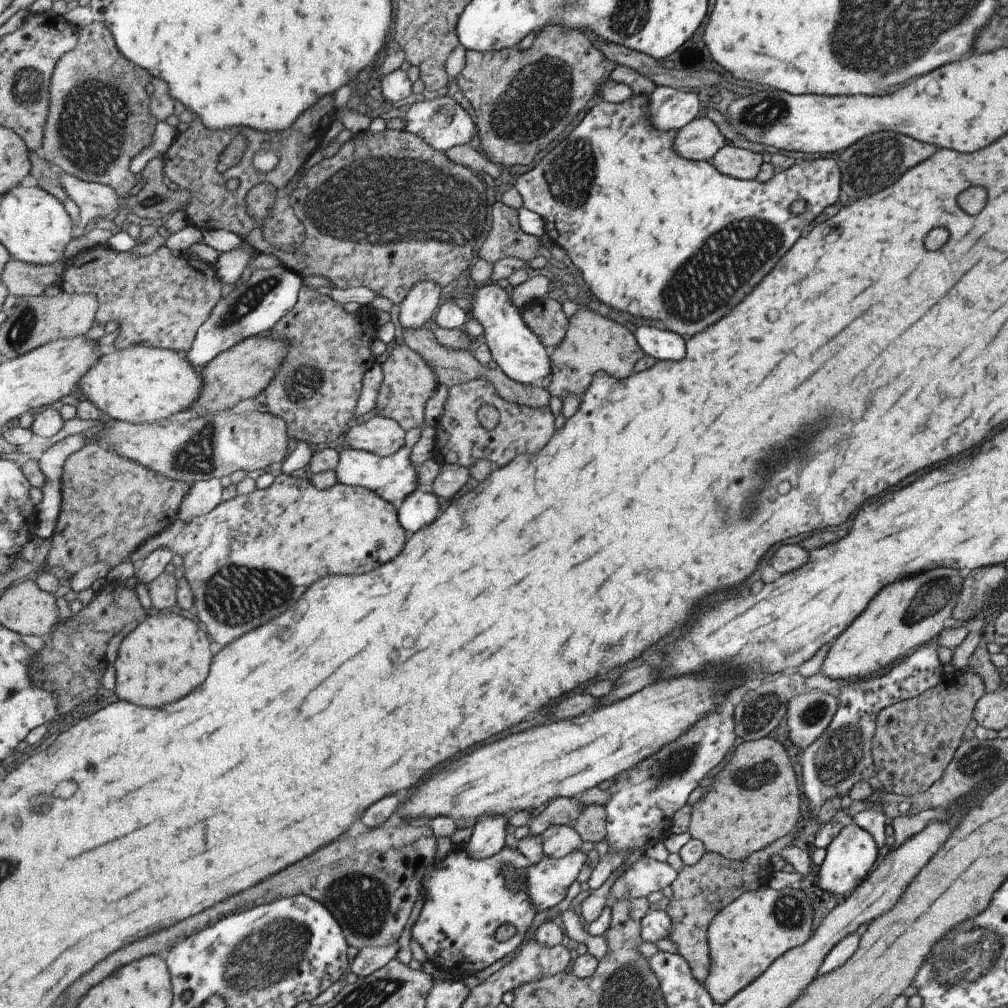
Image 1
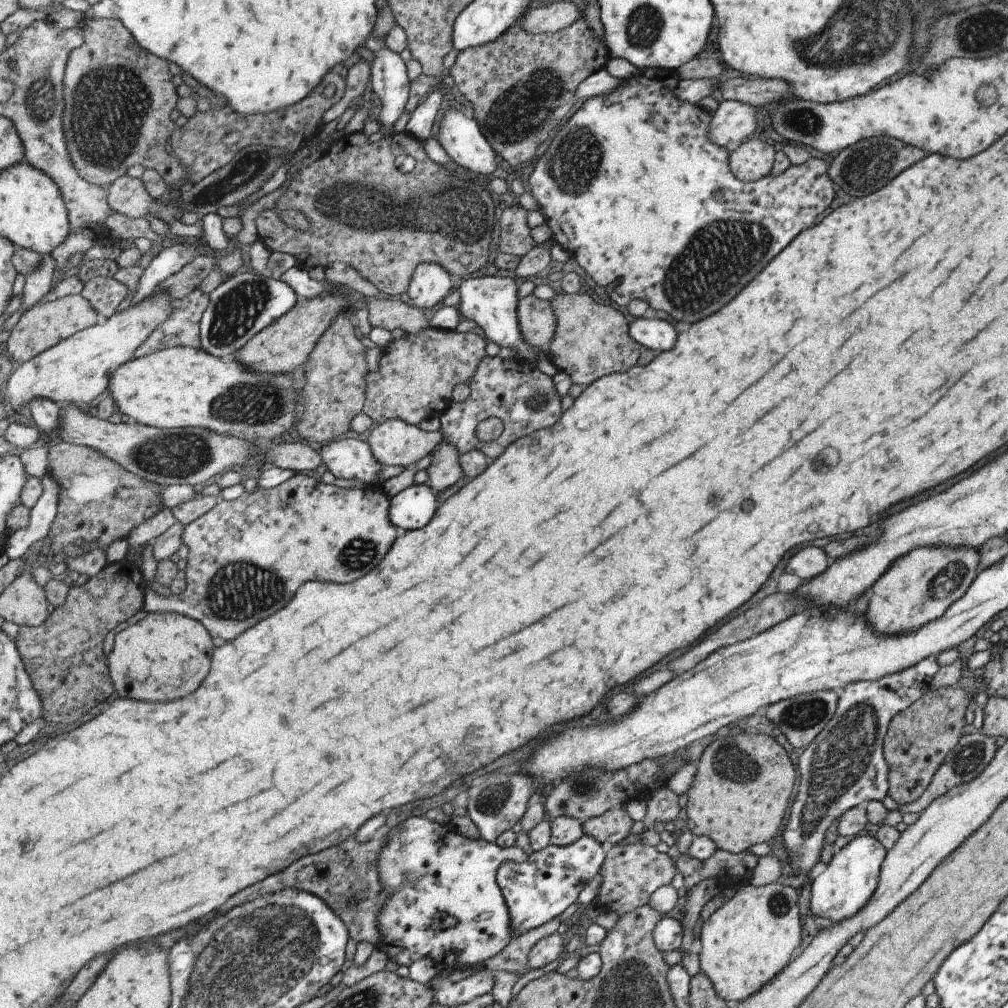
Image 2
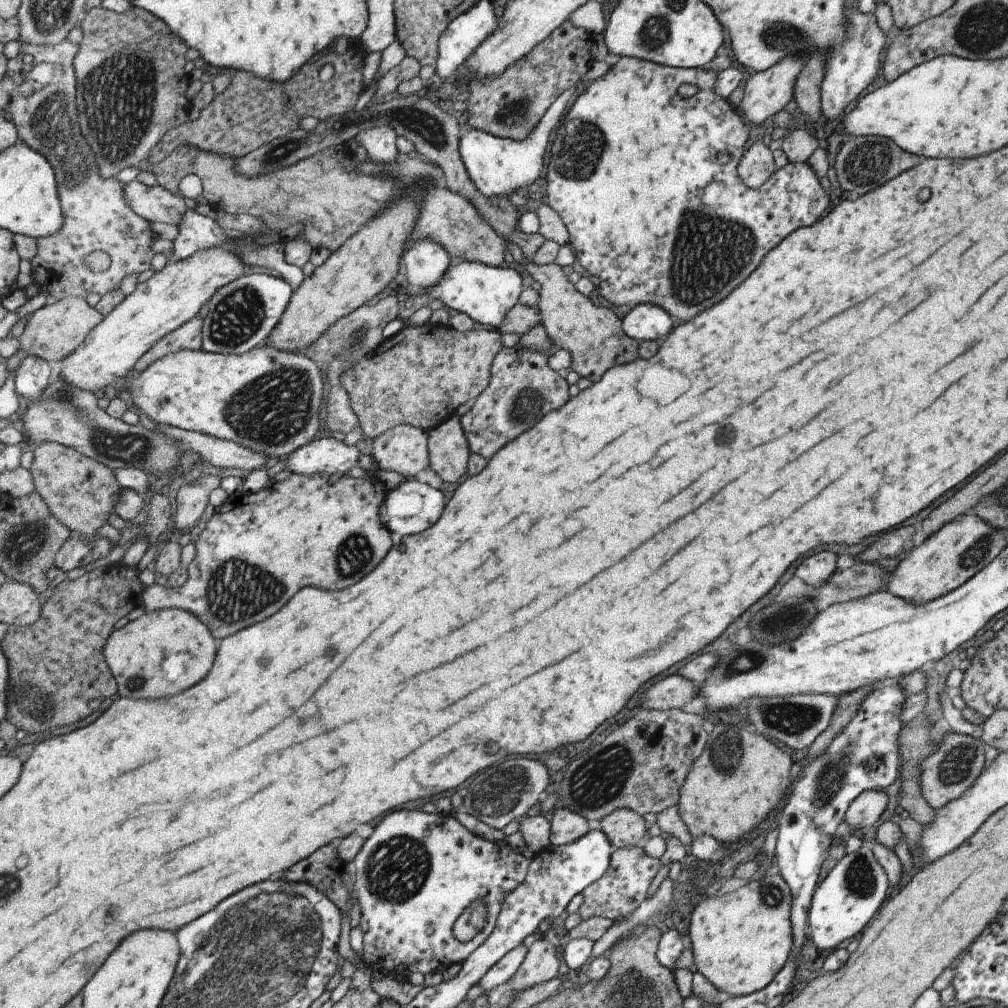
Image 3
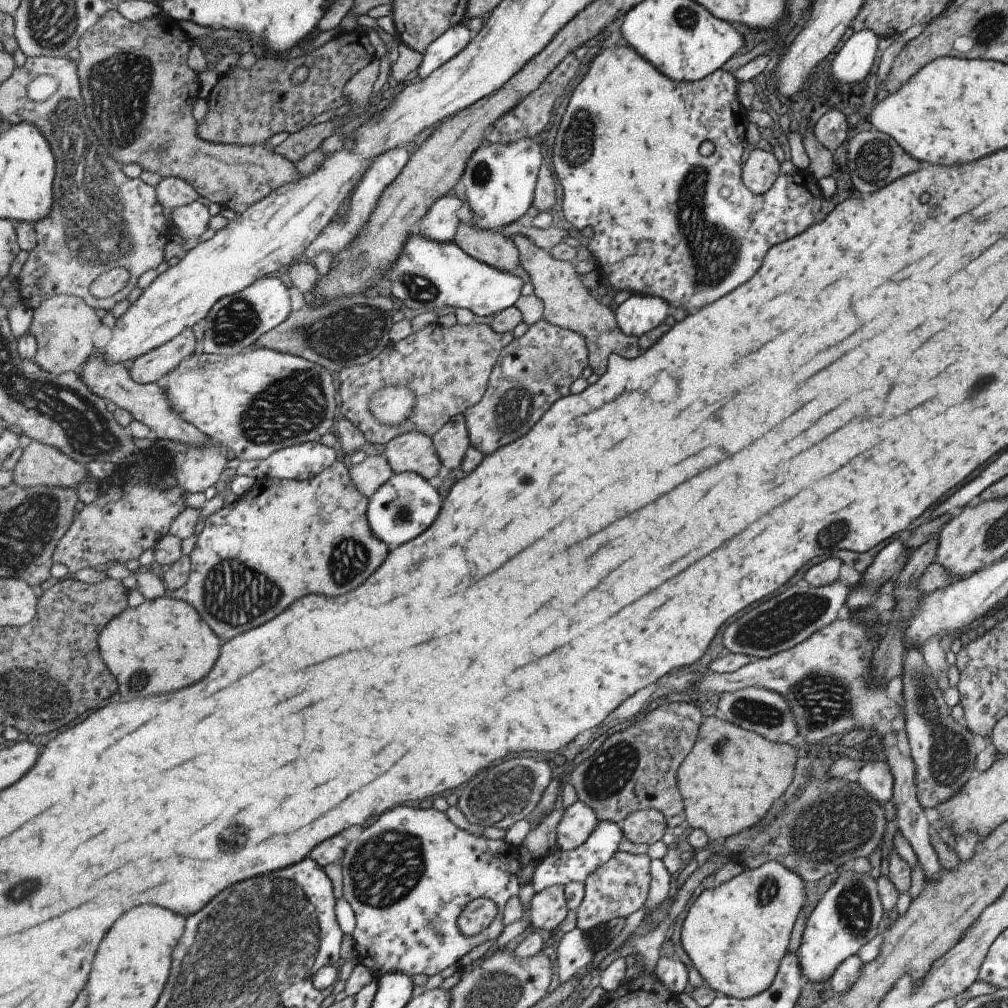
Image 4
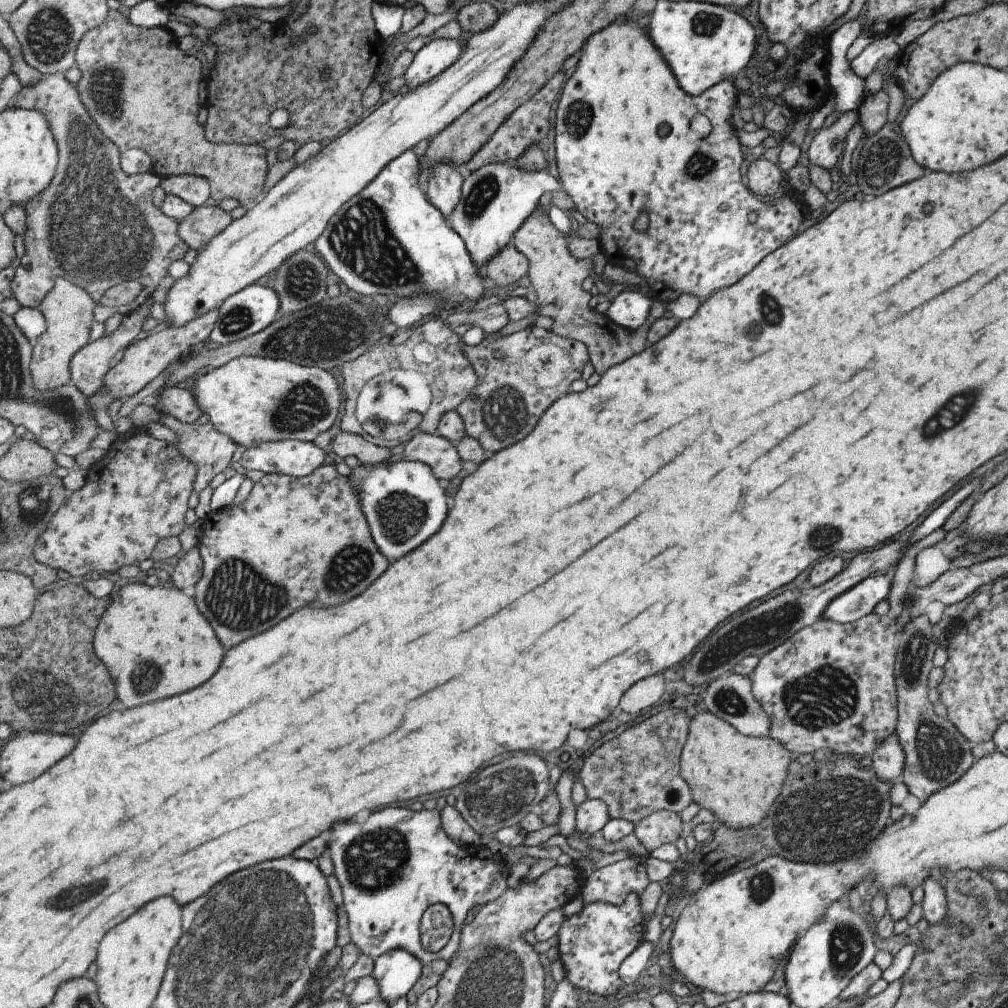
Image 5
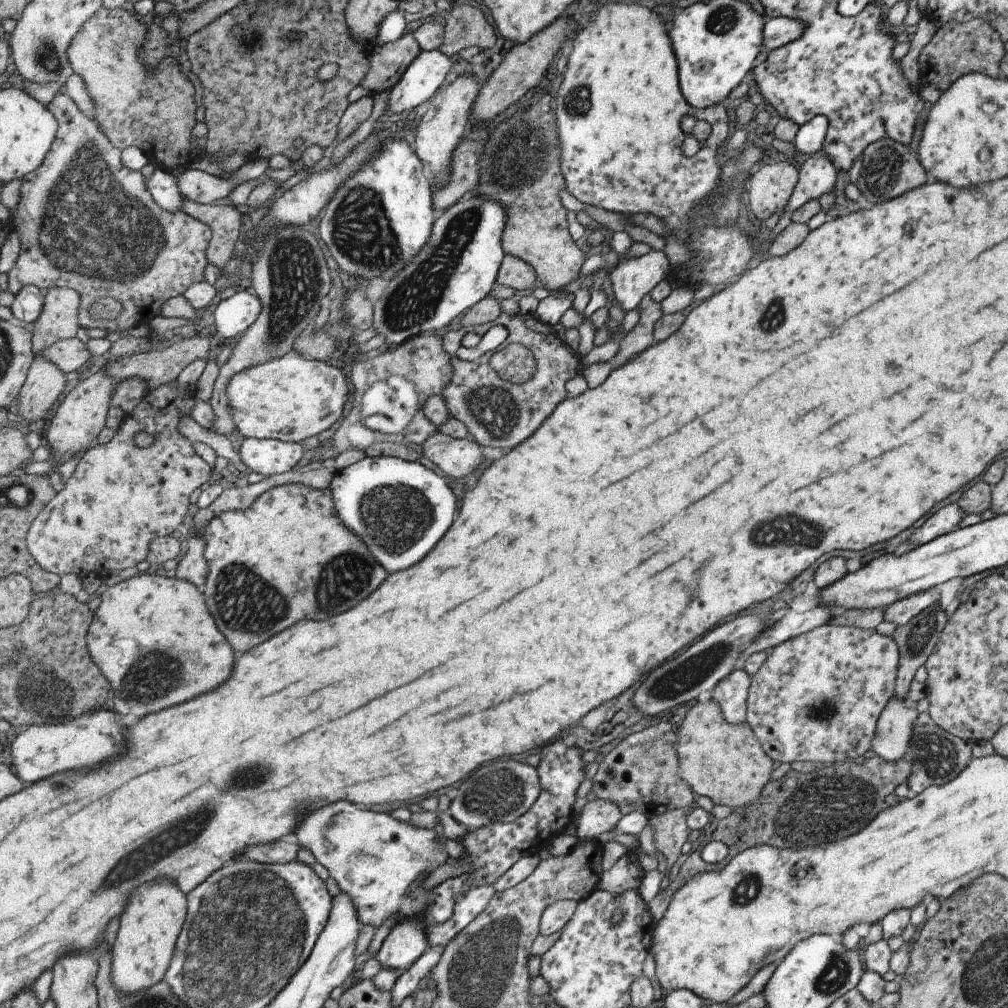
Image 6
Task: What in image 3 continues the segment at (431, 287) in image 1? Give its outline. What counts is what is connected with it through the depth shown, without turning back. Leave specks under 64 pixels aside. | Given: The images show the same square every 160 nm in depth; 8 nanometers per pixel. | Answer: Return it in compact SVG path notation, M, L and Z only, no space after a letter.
M433 239L415 241L402 259L412 288L421 289L438 283L452 262L448 250Z

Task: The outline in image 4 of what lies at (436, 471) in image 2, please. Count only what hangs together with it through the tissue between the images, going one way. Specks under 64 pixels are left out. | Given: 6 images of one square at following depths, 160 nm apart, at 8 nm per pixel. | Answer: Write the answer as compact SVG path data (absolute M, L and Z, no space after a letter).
M457 415L446 422L434 436L435 448L445 467L461 468L463 459L472 445L465 415Z

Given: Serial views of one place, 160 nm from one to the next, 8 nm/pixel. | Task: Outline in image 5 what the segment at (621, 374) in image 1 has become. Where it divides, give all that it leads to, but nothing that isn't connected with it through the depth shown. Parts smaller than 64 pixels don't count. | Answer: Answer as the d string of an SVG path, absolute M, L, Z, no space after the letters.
M537 208L522 228L515 234L515 247L530 261L530 289L537 297L535 304L539 313L552 318L551 331L559 337L581 342L591 354L594 372L601 376L609 366L623 362L627 358L640 354L646 347L647 329L654 320L666 314L667 302L652 299L646 321L635 330L626 330L611 323L595 308L589 306L591 294L581 290L583 278L593 269L591 257L583 260L573 258L567 252L567 242L563 234L549 222L547 214Z

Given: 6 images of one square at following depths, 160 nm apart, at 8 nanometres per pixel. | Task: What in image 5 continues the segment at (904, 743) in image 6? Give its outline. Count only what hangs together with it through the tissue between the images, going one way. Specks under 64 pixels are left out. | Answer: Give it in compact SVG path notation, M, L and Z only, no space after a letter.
M889 734L877 748L870 750L871 765L869 768L873 770L873 776L877 780L883 780L894 784L902 774L904 766L904 756L901 746L899 746L896 735Z

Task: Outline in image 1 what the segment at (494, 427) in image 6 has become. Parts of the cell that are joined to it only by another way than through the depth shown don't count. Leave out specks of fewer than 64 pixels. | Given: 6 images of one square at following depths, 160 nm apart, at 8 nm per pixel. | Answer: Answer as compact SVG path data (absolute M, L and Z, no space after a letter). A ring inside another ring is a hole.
M473 379L462 385L452 386L450 399L445 407L444 415L434 426L435 456L444 464L457 463L467 468L476 460L489 459L499 466L509 464L513 458L529 452L539 452L555 430L555 408L551 404L544 407L530 407L505 400L497 387L487 379ZM483 404L491 404L498 411L499 423L492 430L485 430L477 418L477 412Z

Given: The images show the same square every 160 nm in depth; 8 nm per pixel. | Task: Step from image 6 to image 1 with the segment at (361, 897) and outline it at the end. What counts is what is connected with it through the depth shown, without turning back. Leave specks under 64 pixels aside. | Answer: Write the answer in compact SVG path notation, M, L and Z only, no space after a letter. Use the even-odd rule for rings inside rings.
M452 845L445 858L437 864L429 865L423 879L424 900L416 910L418 917L412 925L410 934L413 942L418 942L425 950L427 958L438 965L445 972L454 972L458 976L470 976L475 972L481 972L495 964L497 960L503 960L511 952L515 952L521 944L528 929L531 928L531 920L535 915L530 899L526 894L526 868L531 864L530 860L520 849L504 846L501 852L493 856L476 859L467 850L467 846ZM511 863L520 874L519 881L508 881L502 873L502 864ZM513 924L516 933L503 942L495 938L499 926Z

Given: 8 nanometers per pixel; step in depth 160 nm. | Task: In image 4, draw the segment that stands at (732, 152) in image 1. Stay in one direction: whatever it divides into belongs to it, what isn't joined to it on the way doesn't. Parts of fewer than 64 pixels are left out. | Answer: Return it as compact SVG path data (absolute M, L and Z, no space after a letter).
M754 149L741 164L741 180L747 190L755 195L771 188L779 172L780 163L771 152Z

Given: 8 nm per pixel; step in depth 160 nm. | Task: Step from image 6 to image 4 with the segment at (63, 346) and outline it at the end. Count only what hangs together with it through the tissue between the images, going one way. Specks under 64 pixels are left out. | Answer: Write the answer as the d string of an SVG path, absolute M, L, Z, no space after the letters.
M96 349L85 370L80 374L83 382L97 396L112 401L117 407L128 411L136 420L151 428L155 438L176 440L187 447L206 445L213 440L194 424L185 420L170 405L170 396L161 383L141 384L135 382L130 370L123 363L110 363L101 349Z

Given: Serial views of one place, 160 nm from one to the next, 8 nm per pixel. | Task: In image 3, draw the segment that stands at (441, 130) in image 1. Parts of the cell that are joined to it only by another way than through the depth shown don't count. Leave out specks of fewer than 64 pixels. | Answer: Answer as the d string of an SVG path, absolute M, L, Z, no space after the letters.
M568 88L555 99L553 106L542 116L535 132L531 132L526 139L515 140L509 137L498 137L475 128L462 137L461 144L457 147L461 151L467 172L481 194L493 199L494 197L507 197L513 192L529 192L531 182L535 182L535 178L541 174L541 168L543 168L547 134L557 124L561 111L565 108L573 91L574 88Z

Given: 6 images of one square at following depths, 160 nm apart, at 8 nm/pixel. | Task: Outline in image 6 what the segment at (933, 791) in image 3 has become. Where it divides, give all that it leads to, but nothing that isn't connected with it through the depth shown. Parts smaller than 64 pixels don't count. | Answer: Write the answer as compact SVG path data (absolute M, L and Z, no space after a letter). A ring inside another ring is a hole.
M938 606L929 607L917 614L917 616L913 616L905 625L897 626L890 635L891 638L893 638L893 642L895 642L895 645L898 647L894 697L903 700L903 702L907 702L906 696L915 672L920 666L923 666L927 656L935 649L935 642L939 639L939 634L947 623L947 620L948 618L945 617L945 612L940 610ZM913 724L904 759L911 764L906 781L908 790L917 795L925 788L940 786L956 778L959 772L962 772L963 768L972 760L971 745L965 743L961 738L945 732L943 728L939 728L935 724L929 726L927 724Z

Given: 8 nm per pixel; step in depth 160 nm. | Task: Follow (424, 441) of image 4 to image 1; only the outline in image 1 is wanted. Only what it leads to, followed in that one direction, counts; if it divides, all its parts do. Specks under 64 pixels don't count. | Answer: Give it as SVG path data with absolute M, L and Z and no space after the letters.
M377 414L368 421L353 423L341 443L388 457L406 446L406 434L398 420Z

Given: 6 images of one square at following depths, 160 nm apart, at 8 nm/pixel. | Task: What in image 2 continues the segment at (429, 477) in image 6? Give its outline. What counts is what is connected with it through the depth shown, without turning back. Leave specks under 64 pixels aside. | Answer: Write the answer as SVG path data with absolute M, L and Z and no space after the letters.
M427 483L412 484L392 497L390 519L405 530L419 530L427 526L439 508L436 491Z

